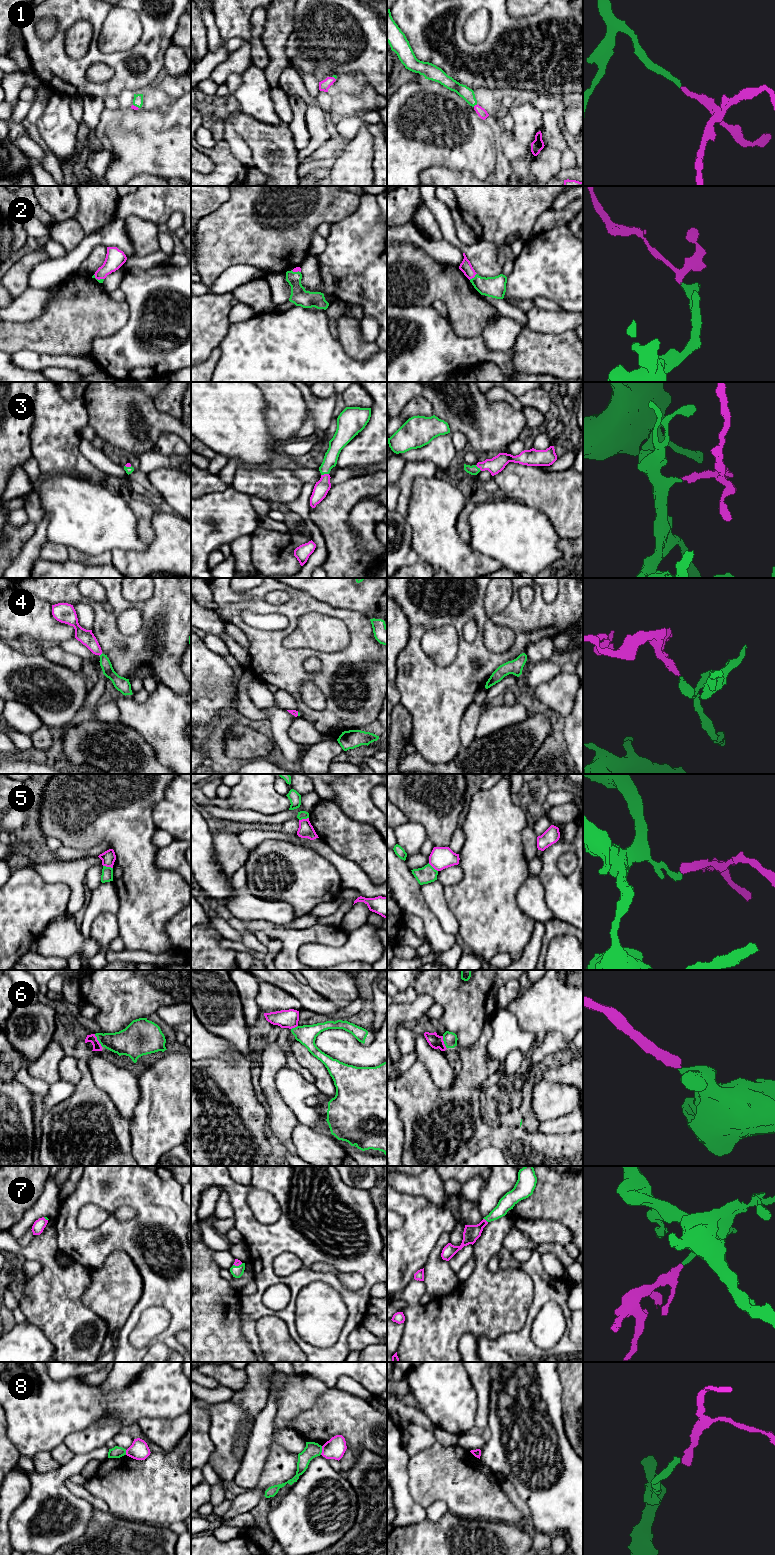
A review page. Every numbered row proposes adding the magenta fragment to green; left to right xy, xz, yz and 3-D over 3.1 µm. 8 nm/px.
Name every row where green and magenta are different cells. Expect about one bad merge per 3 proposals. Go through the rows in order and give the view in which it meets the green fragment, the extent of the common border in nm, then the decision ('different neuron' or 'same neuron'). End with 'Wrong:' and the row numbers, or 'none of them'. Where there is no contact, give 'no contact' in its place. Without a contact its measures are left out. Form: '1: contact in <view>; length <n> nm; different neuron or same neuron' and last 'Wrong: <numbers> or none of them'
1: contact in yz; length 40 nm; same neuron
2: contact in yz; length 80 nm; same neuron
3: contact in xz; length 70 nm; same neuron
4: contact in xy; length 40 nm; same neuron
5: contact in xy; length 80 nm; different neuron
6: contact in xy; length 120 nm; same neuron
7: contact in yz; length 50 nm; same neuron
8: contact in xz; length 70 nm; different neuron
Wrong: 5, 8

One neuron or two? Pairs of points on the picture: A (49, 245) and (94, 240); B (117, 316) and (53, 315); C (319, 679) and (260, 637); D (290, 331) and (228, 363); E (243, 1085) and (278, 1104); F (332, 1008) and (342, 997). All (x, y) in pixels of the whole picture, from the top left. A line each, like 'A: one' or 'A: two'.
A: two
B: one
C: one
D: one
E: two
F: two

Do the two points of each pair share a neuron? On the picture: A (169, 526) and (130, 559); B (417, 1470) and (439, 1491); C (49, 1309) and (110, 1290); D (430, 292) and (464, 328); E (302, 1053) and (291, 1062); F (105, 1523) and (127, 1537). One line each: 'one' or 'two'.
A: one
B: one
C: two
D: one
E: two
F: one

